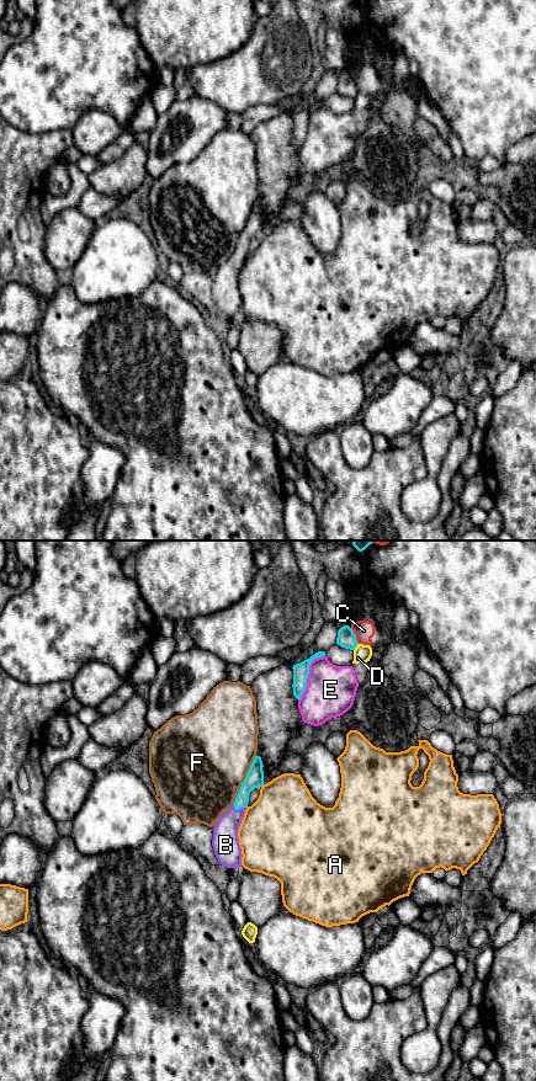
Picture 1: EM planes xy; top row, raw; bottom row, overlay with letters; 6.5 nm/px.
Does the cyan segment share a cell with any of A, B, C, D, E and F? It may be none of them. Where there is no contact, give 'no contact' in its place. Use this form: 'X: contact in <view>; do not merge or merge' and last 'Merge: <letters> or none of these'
A: no contact; do not merge
B: contact in xy; merge
C: contact in xy; do not merge
D: contact in xy; do not merge
E: contact in xy; do not merge
F: contact in xy; do not merge
Merge: B

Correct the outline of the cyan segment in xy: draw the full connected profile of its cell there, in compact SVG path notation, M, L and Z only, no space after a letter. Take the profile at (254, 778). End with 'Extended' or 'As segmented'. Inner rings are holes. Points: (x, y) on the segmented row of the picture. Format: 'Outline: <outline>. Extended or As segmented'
Outline: M255 756L234 804L223 814L213 827L212 846L218 862L227 868L242 866L242 848L238 830L244 818L249 794L254 788L264 786L264 771L260 756Z. Extended

